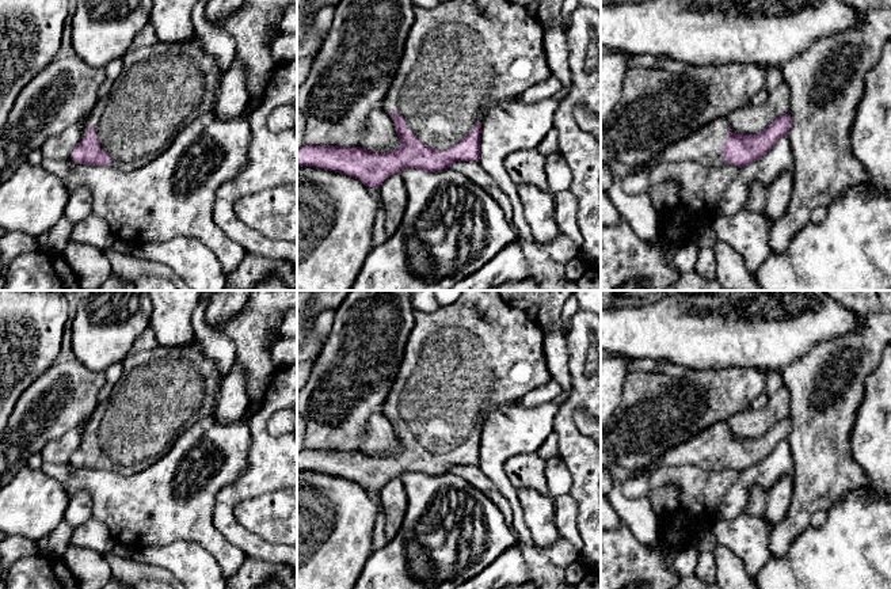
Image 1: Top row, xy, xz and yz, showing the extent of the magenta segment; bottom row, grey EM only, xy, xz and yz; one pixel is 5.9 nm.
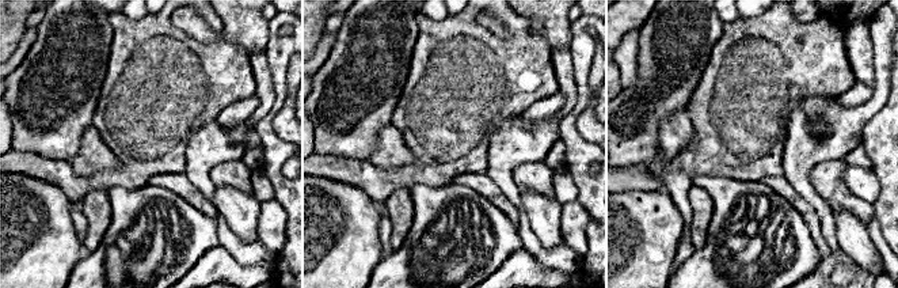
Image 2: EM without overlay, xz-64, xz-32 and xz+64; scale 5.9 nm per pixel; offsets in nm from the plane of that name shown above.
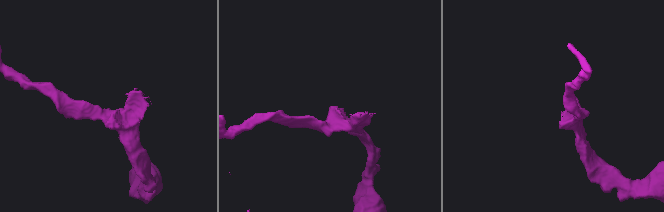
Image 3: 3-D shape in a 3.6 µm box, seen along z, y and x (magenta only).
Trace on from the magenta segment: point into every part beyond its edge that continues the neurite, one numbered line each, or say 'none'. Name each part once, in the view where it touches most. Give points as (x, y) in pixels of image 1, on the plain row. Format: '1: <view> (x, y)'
1: xz (461, 361)

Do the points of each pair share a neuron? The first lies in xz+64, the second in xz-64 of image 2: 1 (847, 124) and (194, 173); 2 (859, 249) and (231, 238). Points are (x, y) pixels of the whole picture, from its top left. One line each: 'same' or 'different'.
1: same
2: different

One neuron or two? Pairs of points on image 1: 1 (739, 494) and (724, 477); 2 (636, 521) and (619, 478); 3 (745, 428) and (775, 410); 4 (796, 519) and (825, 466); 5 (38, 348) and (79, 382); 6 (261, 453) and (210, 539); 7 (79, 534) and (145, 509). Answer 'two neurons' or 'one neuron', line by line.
1: two neurons
2: one neuron
3: one neuron
4: one neuron
5: two neurons
6: two neurons
7: two neurons

